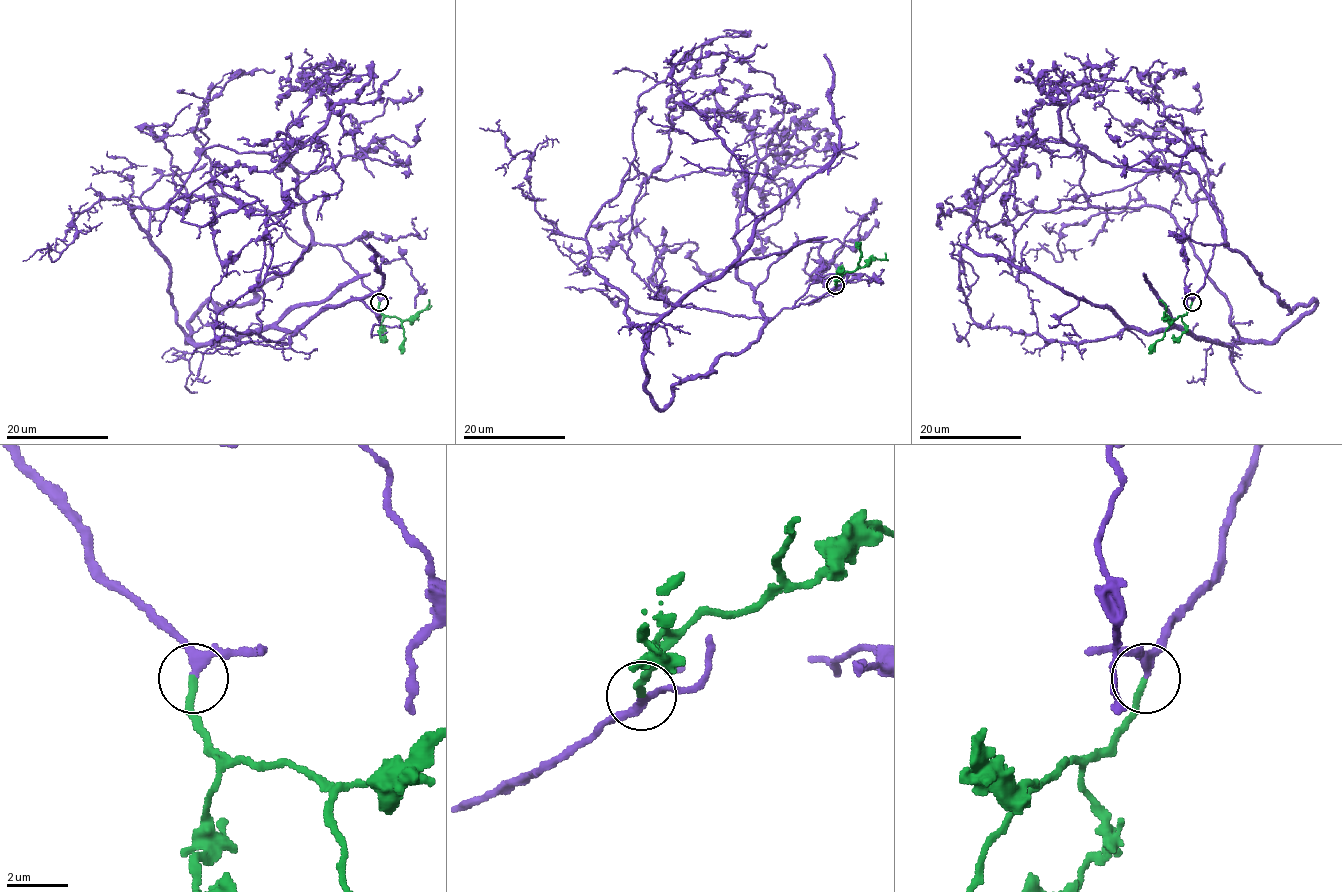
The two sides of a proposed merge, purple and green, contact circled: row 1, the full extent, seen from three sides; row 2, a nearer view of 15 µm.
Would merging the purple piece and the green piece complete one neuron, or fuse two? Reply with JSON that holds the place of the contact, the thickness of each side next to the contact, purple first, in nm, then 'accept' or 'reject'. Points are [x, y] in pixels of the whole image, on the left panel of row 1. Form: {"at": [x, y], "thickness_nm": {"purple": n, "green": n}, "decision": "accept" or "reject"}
{"at": [379, 302], "thickness_nm": {"purple": 240, "green": 200}, "decision": "accept"}

